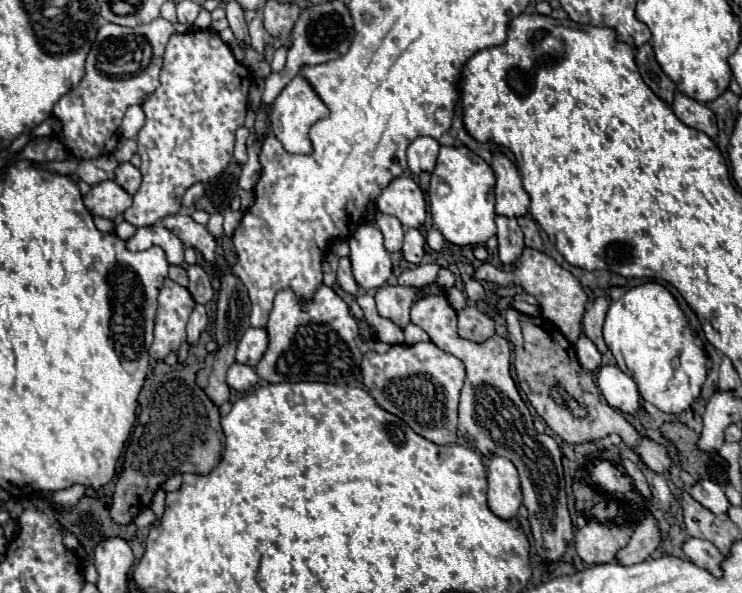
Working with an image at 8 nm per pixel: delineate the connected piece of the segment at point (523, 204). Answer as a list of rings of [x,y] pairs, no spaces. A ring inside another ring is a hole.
[[[497,153],[497,155],[493,155],[491,165],[493,165],[495,177],[497,177],[497,185],[495,185],[497,215],[525,217],[529,213],[531,199],[529,199],[527,191],[523,189],[523,181],[521,181],[521,175],[519,175],[515,163],[511,159],[507,159],[505,155]]]

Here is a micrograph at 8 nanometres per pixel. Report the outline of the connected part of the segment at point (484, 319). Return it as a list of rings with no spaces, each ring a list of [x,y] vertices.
[[[467,305],[457,313],[457,317],[459,317],[459,335],[465,339],[473,339],[481,343],[495,333],[494,322],[475,307]]]

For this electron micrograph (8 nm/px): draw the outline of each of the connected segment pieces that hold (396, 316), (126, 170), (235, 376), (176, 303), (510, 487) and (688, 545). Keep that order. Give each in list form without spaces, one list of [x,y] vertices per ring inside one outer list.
[[[383,285],[375,293],[377,313],[401,329],[409,323],[409,307],[415,301],[419,289],[407,289],[401,285]]]
[[[121,163],[121,165],[117,167],[115,181],[133,197],[133,195],[139,191],[139,185],[141,185],[141,173],[139,173],[139,169],[133,167],[131,163]]]
[[[233,363],[233,367],[227,371],[227,385],[235,391],[245,393],[245,391],[255,389],[259,385],[259,379],[257,379],[253,367]]]
[[[165,279],[159,293],[159,309],[155,319],[155,341],[151,345],[151,357],[163,359],[169,351],[177,351],[185,341],[185,325],[195,307],[189,291],[171,279]]]
[[[493,455],[487,467],[487,503],[489,509],[501,517],[511,519],[515,517],[519,505],[521,505],[521,485],[515,465],[499,455]]]
[[[689,537],[689,539],[685,541],[685,545],[683,545],[683,551],[685,551],[685,555],[687,555],[697,567],[709,571],[709,573],[715,575],[715,577],[723,577],[723,569],[721,569],[721,565],[723,565],[723,555],[721,555],[721,551],[719,551],[713,543],[703,541],[703,539],[693,539],[693,537]]]

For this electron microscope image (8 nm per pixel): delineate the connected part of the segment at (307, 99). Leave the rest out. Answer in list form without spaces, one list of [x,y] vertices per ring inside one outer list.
[[[297,75],[287,83],[287,87],[273,101],[271,113],[269,113],[269,123],[271,123],[273,135],[283,143],[283,147],[289,153],[309,153],[311,151],[311,147],[309,147],[309,129],[315,121],[319,121],[327,113],[329,113],[327,107],[323,105],[319,95],[313,91],[313,87],[309,87],[309,83],[301,75]]]

